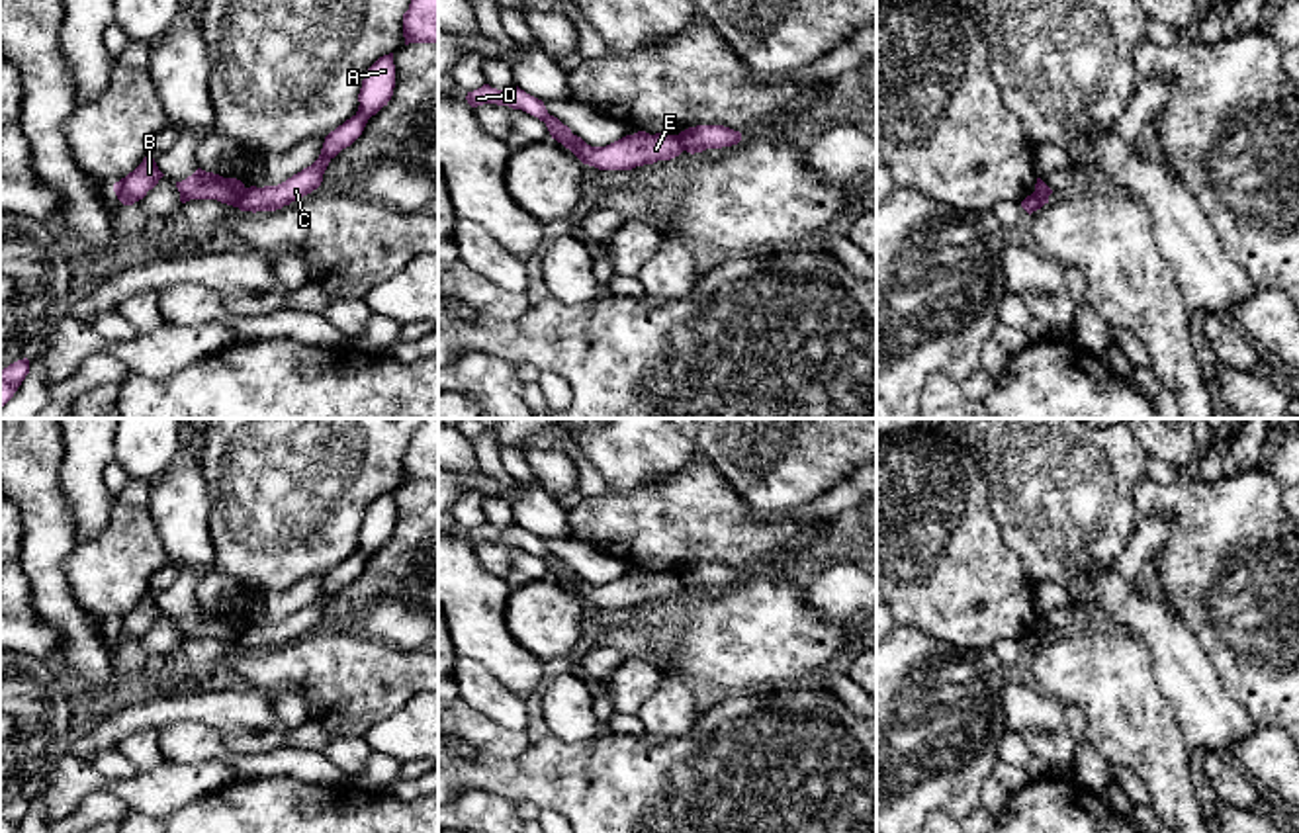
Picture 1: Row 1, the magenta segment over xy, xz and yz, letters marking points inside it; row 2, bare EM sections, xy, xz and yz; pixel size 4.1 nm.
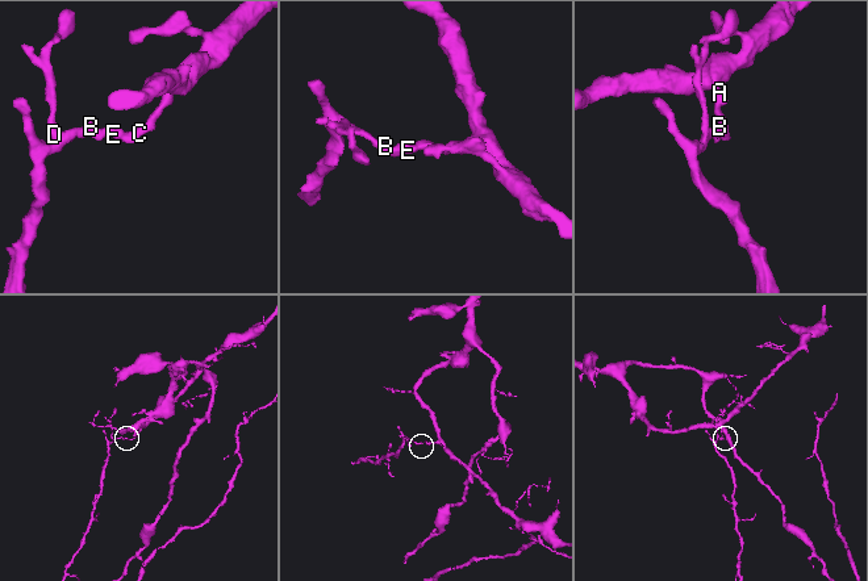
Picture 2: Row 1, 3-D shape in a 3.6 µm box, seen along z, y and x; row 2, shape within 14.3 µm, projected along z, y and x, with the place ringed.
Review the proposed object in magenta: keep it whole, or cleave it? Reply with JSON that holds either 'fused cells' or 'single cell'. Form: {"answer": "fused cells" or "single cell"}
{"answer": "fused cells"}

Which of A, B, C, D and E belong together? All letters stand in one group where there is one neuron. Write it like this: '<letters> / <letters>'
A C / B D E

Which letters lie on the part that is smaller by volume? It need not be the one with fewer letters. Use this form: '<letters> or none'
B, D, E

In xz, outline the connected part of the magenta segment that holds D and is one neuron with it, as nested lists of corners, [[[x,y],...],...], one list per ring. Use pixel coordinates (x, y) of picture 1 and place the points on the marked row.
[[[483,84],[481,88],[468,92],[466,100],[471,108],[497,104],[538,117],[546,123],[552,139],[569,149],[583,164],[599,170],[632,170],[657,160],[671,160],[685,151],[677,135],[650,135],[646,131],[626,135],[606,147],[591,147],[581,137],[573,135],[558,117],[550,115],[542,100],[526,94],[518,86],[497,90]]]

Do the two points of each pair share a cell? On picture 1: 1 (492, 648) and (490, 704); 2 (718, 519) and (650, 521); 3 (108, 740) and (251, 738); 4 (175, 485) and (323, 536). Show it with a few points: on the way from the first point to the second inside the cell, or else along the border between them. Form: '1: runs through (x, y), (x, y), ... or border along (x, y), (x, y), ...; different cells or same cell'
1: border along (458, 656), (478, 659), (525, 701); different cells
2: runs through (701, 519), (668, 521); same cell
3: runs through (143, 716), (159, 710), (216, 710); same cell
4: border along (198, 468), (208, 491), (212, 542); different cells

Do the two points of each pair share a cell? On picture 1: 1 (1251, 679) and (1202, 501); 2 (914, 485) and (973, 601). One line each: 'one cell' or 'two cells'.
1: one cell
2: one cell

